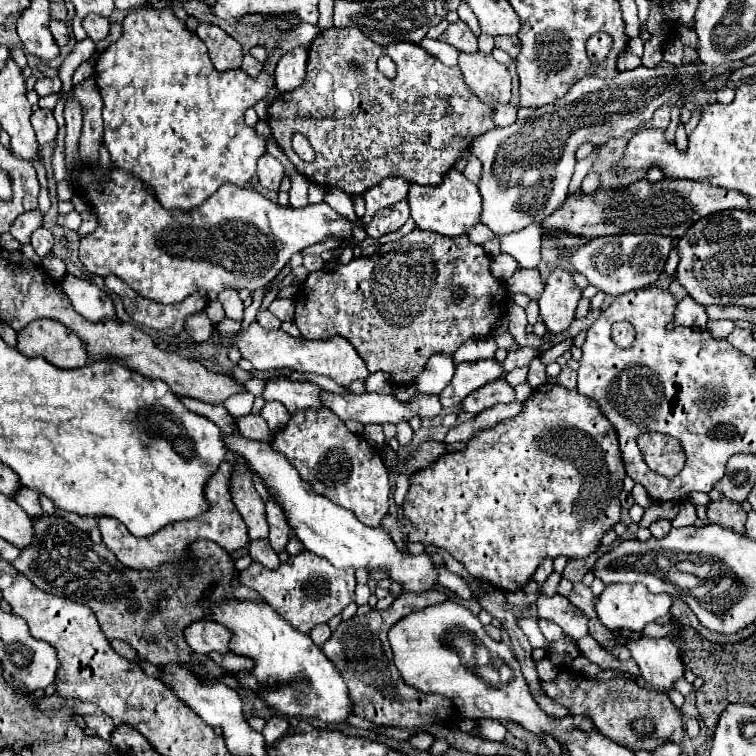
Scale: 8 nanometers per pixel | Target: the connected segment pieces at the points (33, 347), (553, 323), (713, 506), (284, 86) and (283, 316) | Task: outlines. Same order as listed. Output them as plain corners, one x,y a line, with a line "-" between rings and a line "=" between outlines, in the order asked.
36,319
18,333
16,349
24,357
42,355
60,369
78,369
88,363
84,343
64,323
52,319
=
552,271
544,285
544,293
538,299
540,319
546,323
548,333
560,335
570,327
580,297
580,289
574,285
572,275
568,271
=
720,499
720,501
710,501
708,503
708,521
728,527
736,533
744,533
744,525
746,525
746,511
742,509
740,503
728,501
728,499
=
292,49
292,53
284,53
280,57
274,77
276,77
276,87
282,93
294,91
296,87
302,85
306,75
306,59
308,59
306,49
=
276,299
270,304
268,310
282,322
292,321
295,313
295,301
293,299

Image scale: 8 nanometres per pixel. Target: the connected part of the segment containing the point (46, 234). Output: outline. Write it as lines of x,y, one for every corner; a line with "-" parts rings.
40,227
32,233
32,239
30,239
34,251
40,255
40,257
46,257
54,245
54,237
52,233
46,229
46,227

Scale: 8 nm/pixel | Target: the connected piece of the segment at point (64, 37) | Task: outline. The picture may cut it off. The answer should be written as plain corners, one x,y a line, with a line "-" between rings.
50,21
50,31
52,31
52,35
54,35
54,39
56,39
56,43
60,45
60,47
64,47
64,45
68,45
68,41
70,41
70,37
68,37
68,29
66,29
66,25
62,23
62,21

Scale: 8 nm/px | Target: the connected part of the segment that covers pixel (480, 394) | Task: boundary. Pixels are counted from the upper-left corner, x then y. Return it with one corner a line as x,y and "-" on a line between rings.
500,377
500,381
490,381
488,385
472,391
464,403
462,409
470,415
478,415
480,411
496,405
496,403
512,403
514,401
514,387

